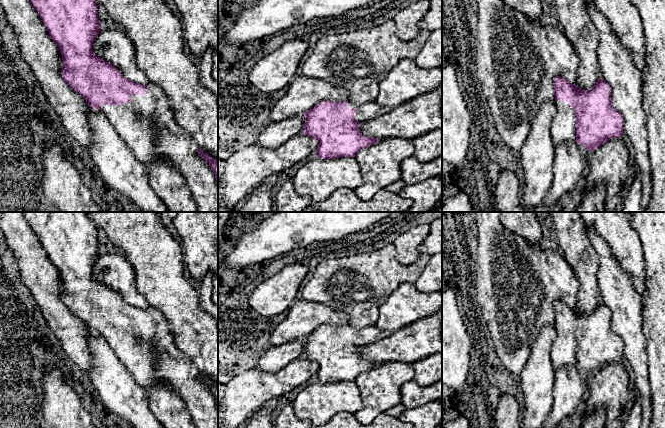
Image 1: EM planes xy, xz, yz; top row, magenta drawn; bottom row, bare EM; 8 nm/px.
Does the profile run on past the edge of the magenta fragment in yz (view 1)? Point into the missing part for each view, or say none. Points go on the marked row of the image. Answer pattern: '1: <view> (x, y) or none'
1: yz (563, 129)

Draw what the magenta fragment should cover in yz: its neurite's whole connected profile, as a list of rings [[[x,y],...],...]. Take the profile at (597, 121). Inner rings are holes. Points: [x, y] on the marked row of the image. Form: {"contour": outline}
{"contour": [[[557,76],[554,79],[554,94],[557,114],[552,121],[550,133],[555,147],[561,142],[575,141],[592,152],[606,141],[621,137],[623,118],[612,106],[611,88],[605,80],[599,79],[593,88],[585,91]]]}

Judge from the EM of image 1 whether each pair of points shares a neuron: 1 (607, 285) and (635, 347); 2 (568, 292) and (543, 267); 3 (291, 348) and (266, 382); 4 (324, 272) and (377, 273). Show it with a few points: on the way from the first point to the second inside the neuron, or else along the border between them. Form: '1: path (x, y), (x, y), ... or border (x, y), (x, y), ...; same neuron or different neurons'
1: path (622, 300), (627, 308), (631, 332); same neuron
2: path (562, 286), (549, 273); same neuron
3: border (293, 360), (276, 371), (263, 371), (256, 367); different neurons
4: path (337, 266), (355, 267), (364, 273); same neuron

